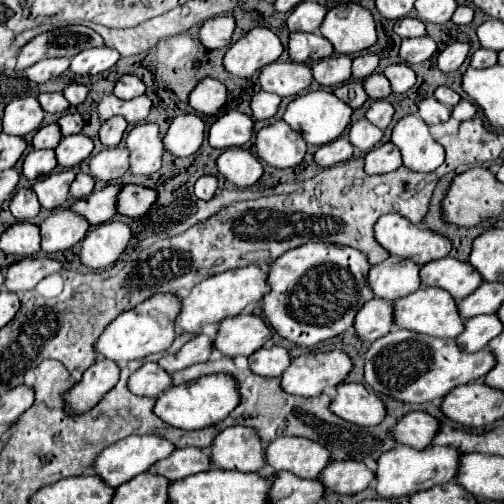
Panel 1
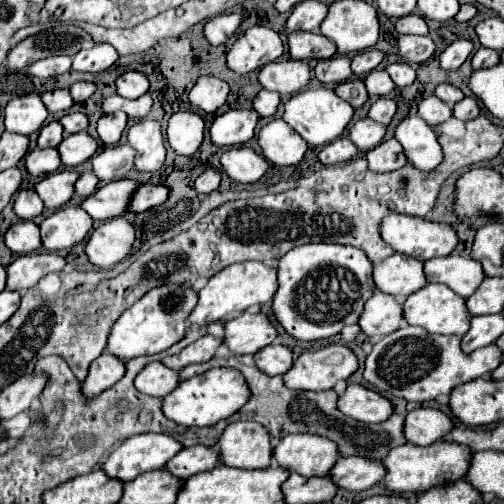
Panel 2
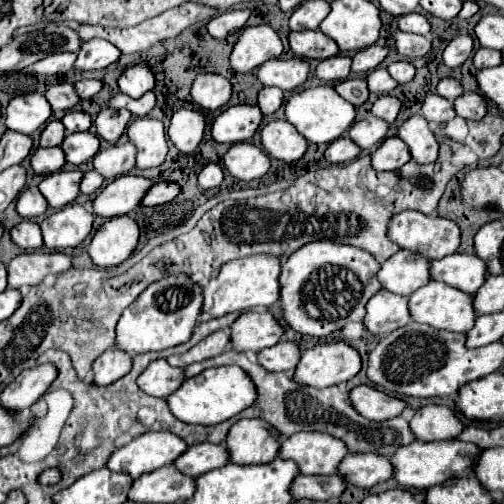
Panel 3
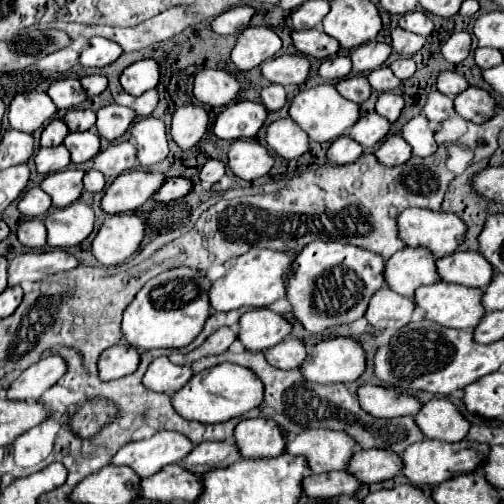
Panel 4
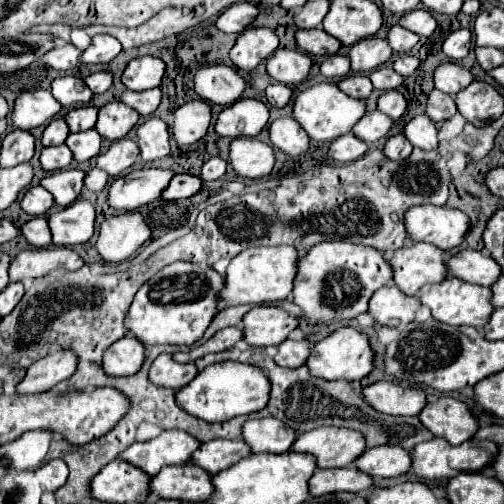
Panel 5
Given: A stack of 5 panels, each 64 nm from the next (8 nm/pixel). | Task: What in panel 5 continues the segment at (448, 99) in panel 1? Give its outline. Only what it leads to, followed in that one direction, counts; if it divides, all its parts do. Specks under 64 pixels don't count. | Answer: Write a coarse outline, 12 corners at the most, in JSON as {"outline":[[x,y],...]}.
{"outline":[[458,62],[442,64],[434,72],[436,88],[456,96],[472,80]]}

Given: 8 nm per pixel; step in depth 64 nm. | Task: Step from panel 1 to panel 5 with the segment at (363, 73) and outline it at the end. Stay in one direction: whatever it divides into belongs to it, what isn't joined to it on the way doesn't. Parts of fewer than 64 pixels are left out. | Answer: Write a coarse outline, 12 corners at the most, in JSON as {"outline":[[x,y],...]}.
{"outline":[[366,38],[350,48],[352,72],[372,72],[386,64],[386,40]]}

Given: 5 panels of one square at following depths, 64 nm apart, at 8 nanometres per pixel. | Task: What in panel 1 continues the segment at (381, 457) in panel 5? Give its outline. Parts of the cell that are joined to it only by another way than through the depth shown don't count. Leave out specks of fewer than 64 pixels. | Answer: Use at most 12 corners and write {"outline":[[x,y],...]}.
{"outline":[[330,462],[316,480],[344,496],[374,480],[362,462]]}

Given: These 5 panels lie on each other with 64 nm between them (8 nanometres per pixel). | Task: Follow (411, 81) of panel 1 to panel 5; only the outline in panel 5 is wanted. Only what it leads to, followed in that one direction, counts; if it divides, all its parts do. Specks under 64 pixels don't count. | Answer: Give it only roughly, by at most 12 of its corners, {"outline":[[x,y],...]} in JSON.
{"outline":[[404,54],[392,68],[400,76],[410,76],[418,68],[418,58]]}

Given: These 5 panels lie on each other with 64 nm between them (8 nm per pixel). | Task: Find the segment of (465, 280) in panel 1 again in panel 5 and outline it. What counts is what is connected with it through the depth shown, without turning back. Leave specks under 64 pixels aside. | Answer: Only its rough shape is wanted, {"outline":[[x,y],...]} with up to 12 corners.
{"outline":[[460,250],[444,264],[448,276],[492,286],[500,266],[482,250]]}

